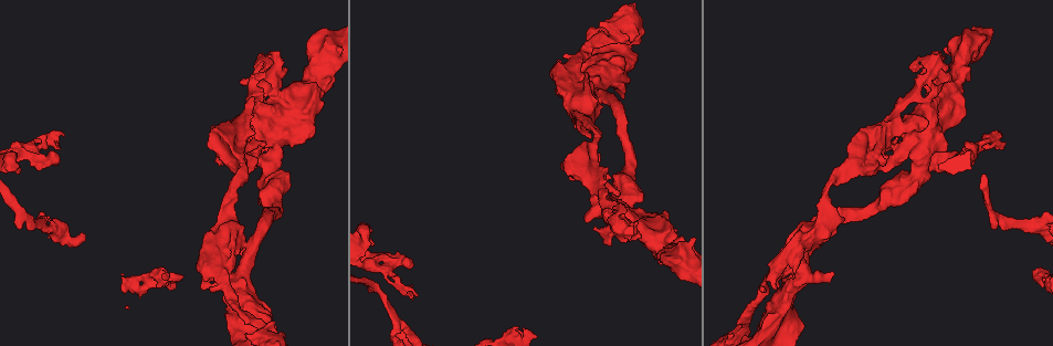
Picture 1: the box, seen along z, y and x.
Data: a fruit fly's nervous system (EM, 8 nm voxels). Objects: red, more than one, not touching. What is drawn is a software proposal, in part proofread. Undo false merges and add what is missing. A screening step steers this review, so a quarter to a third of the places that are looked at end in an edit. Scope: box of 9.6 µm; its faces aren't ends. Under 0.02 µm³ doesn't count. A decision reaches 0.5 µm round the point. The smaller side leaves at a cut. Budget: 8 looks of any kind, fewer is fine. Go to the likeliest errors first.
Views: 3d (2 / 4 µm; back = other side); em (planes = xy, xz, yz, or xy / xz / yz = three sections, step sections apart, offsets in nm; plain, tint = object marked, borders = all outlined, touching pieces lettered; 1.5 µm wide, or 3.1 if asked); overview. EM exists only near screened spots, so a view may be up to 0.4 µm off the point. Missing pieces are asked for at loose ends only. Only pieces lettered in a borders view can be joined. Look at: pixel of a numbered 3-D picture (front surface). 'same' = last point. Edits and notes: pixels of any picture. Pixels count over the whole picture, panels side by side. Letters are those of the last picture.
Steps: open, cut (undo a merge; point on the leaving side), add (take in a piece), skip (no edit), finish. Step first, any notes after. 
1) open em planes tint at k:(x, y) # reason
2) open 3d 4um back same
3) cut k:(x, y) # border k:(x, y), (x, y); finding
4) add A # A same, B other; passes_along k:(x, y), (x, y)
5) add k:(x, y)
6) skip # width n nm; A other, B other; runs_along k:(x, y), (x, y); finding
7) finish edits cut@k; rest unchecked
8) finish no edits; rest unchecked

open 3d 2um at 1:(222, 258)

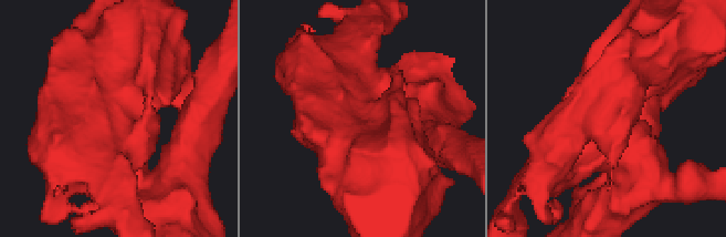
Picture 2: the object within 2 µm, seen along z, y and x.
open em planes borders at 2:(369, 117)

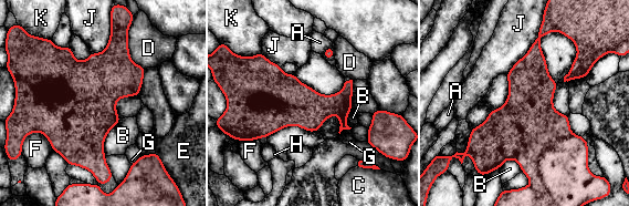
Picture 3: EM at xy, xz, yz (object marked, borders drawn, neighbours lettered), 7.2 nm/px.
cut 3:(527, 123) # width 400 nm; longest_contact J 420 nm; A other, B other, C other, D other, E other, F other, G other, H other, J other, K other; two neurons meet here

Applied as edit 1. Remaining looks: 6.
open overview # redraw

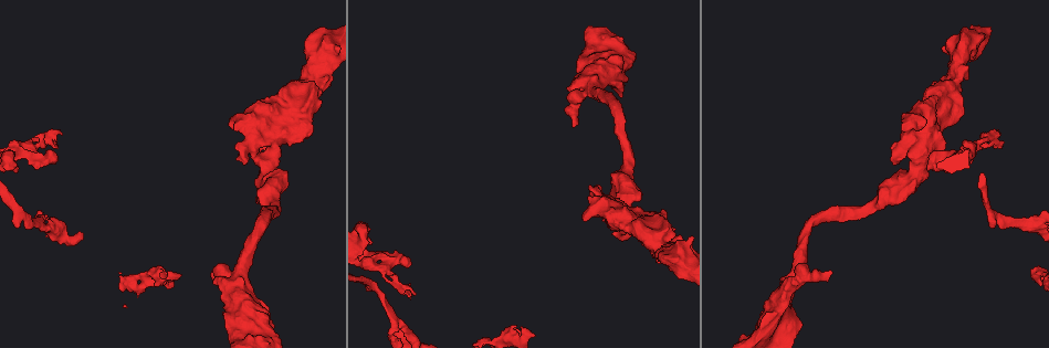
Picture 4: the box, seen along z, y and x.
open 3d 4um at 4:(369, 265) # sharp bend

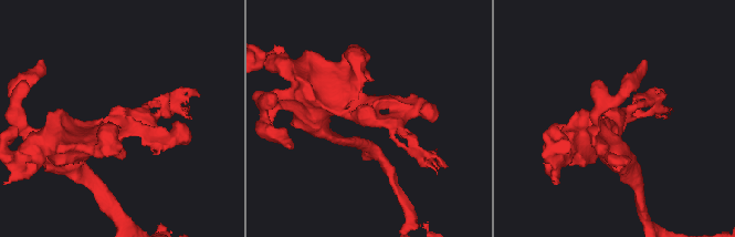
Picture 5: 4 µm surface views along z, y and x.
open em xy step 4 tint at 5:(614, 117) # arms 3; need the tissue

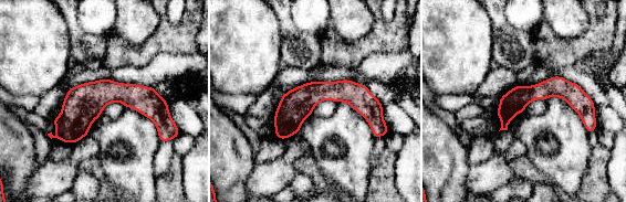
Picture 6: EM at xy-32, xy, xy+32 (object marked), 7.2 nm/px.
open em planes borders same # cut it another way

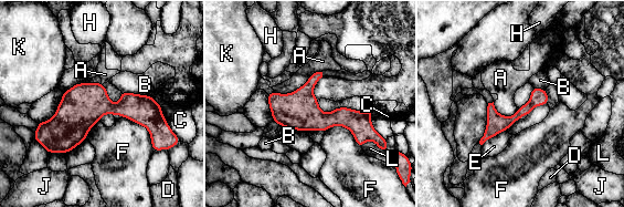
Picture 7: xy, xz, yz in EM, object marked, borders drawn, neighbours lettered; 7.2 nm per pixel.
skip # A other, B other, C other, D other, E other, F other, H other, J other, K other, L other; border 7:(307, 81), (287, 93), (273, 91); all the same neuron

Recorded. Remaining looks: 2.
finish edits cut@3; rest unchecked

